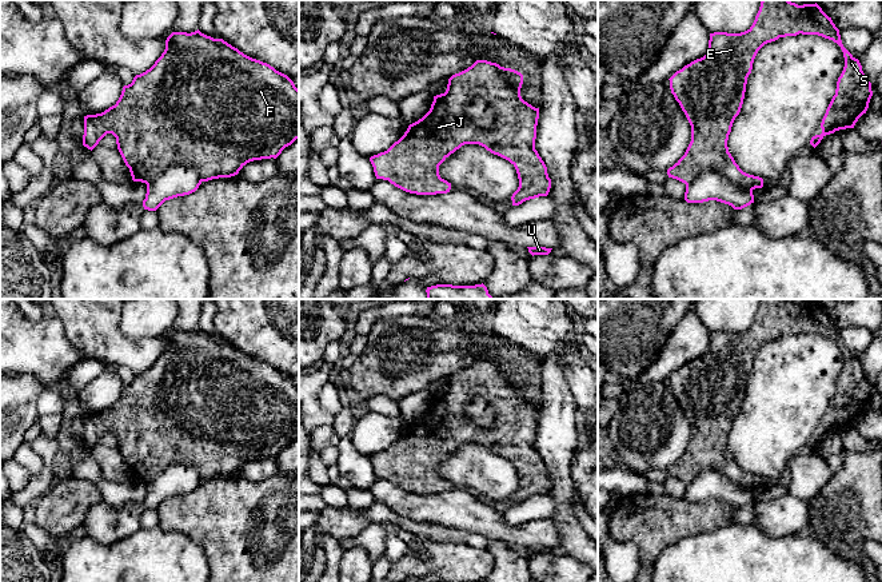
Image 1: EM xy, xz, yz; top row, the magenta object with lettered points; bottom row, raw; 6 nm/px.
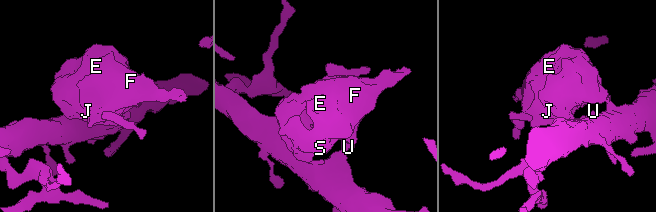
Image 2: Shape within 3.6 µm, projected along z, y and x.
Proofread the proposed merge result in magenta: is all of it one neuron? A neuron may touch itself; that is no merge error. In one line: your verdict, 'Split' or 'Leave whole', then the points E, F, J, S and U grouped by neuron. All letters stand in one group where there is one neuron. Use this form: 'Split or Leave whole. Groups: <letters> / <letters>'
Split. Groups: E F J S / U

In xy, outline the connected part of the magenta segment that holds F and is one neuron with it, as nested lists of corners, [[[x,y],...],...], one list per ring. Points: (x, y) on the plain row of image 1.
[[[199,328],[191,332],[172,331],[165,339],[165,348],[161,355],[149,368],[136,374],[131,383],[123,386],[121,394],[115,404],[101,412],[84,415],[84,446],[92,450],[107,432],[112,432],[116,436],[117,449],[125,465],[129,467],[133,481],[147,483],[160,475],[168,466],[177,463],[188,465],[195,469],[201,481],[231,477],[238,474],[239,470],[250,461],[271,457],[276,458],[286,446],[299,438],[299,388],[287,374],[276,370],[267,362],[244,354],[223,338],[213,338],[201,332]]]

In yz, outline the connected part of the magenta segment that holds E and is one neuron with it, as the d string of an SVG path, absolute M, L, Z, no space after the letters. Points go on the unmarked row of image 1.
M762 299L753 324L741 332L714 331L710 332L707 352L677 370L670 379L670 388L679 402L691 424L691 441L685 454L667 469L669 477L677 478L686 485L701 471L713 469L729 479L746 487L763 486L763 478L743 471L729 451L727 439L733 422L739 414L747 376L751 372L758 350L767 342L779 336L797 334L818 334L837 342L845 356L845 366L838 376L835 394L833 395L822 418L822 432L811 436L810 443L815 447L821 439L839 428L854 427L858 418L866 412L873 395L871 382L866 378L862 364L842 343L839 328L822 307L815 303L798 304L790 299Z

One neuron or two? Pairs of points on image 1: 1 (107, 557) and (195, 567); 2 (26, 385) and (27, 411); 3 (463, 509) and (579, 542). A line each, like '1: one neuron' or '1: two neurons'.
1: one neuron
2: one neuron
3: two neurons

